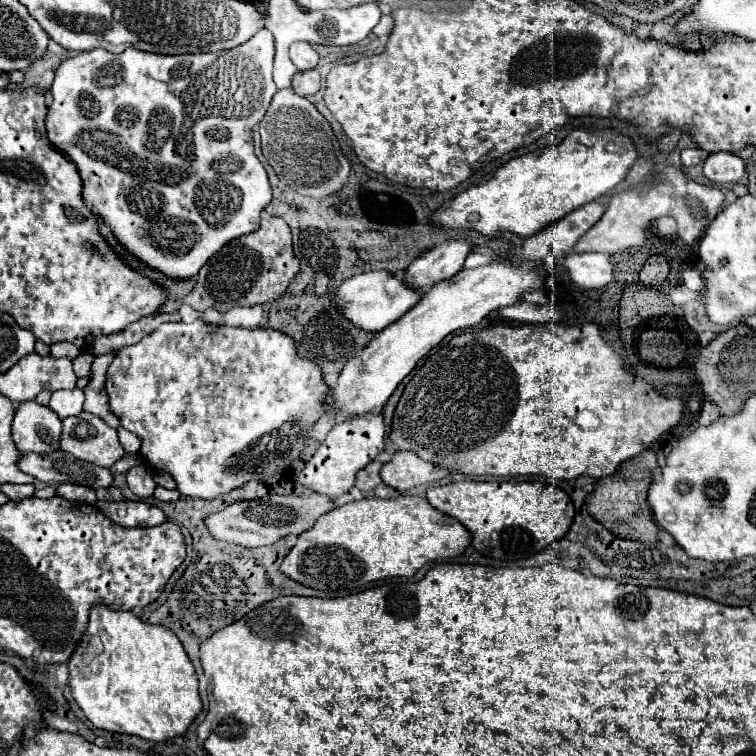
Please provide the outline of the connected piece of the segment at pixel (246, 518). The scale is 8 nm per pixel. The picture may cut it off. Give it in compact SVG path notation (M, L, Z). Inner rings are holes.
M317 493L299 495L299 497L271 495L265 499L241 501L241 503L229 505L227 509L223 509L219 513L209 515L209 519L205 523L215 539L237 543L243 547L263 547L263 545L271 545L291 533L301 535L303 531L309 531L313 527L313 523L321 515L329 513L333 507L335 507L333 499L329 499L325 495L317 495Z

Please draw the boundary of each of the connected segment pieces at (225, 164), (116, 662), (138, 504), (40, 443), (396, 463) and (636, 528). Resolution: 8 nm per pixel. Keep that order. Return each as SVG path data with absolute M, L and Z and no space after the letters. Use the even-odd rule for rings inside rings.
M261 29L253 39L239 45L237 49L219 51L219 53L197 53L197 55L159 55L159 53L147 53L139 51L135 47L125 49L119 55L107 53L105 49L93 49L87 53L77 53L75 57L65 59L59 69L55 71L55 81L51 87L53 101L47 107L45 117L45 129L49 141L59 149L65 151L65 155L75 163L81 179L83 179L83 203L97 215L99 219L109 225L111 233L119 241L119 245L131 253L135 259L139 259L149 269L157 269L169 279L185 281L199 273L199 269L229 241L253 233L259 227L259 213L265 209L265 205L271 201L271 185L267 179L265 167L259 163L259 159L253 153L253 125L259 123L271 103L271 97L275 95L277 87L273 81L273 35L267 29Z
M105 605L93 607L85 639L79 643L73 659L69 661L69 687L77 705L95 727L137 735L155 743L183 737L203 709L195 669L189 663L189 657L185 655L185 649L181 647L181 641L173 635L173 631L143 623L131 611L121 613Z
M99 501L97 507L119 525L145 525L145 523L165 523L165 513L143 501L121 501L121 503L105 503Z
M35 401L21 403L13 419L13 439L21 453L53 453L59 449L61 419Z
M397 451L391 457L391 461L381 467L383 483L393 487L395 491L407 491L417 485L433 483L447 475L449 475L447 469L433 467L431 463L417 459L417 455L413 455L409 451Z
M647 449L647 451L639 453L637 457L621 463L613 475L597 479L593 493L589 493L585 497L585 505L587 505L589 515L595 521L599 521L603 527L607 527L613 535L617 535L619 539L655 543L659 527L655 525L651 511L649 511L649 505L647 505L647 499L645 499L655 469L657 469L655 453L651 449Z

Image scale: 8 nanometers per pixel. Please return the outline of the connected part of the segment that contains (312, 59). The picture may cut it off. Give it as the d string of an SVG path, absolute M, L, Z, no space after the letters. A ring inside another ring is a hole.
M299 41L299 43L293 43L291 45L291 51L289 51L289 57L291 61L295 63L295 67L299 71L307 71L307 69L315 69L317 61L319 61L319 55L317 51L305 43L305 41Z

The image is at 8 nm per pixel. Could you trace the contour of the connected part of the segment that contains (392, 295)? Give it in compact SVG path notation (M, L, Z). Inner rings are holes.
M369 271L339 283L337 289L331 291L329 299L335 303L337 313L349 319L357 329L375 333L393 323L393 319L405 315L405 311L409 311L409 307L413 307L413 303L417 303L421 295L415 293L411 287L405 287L403 279L397 279L387 271Z

